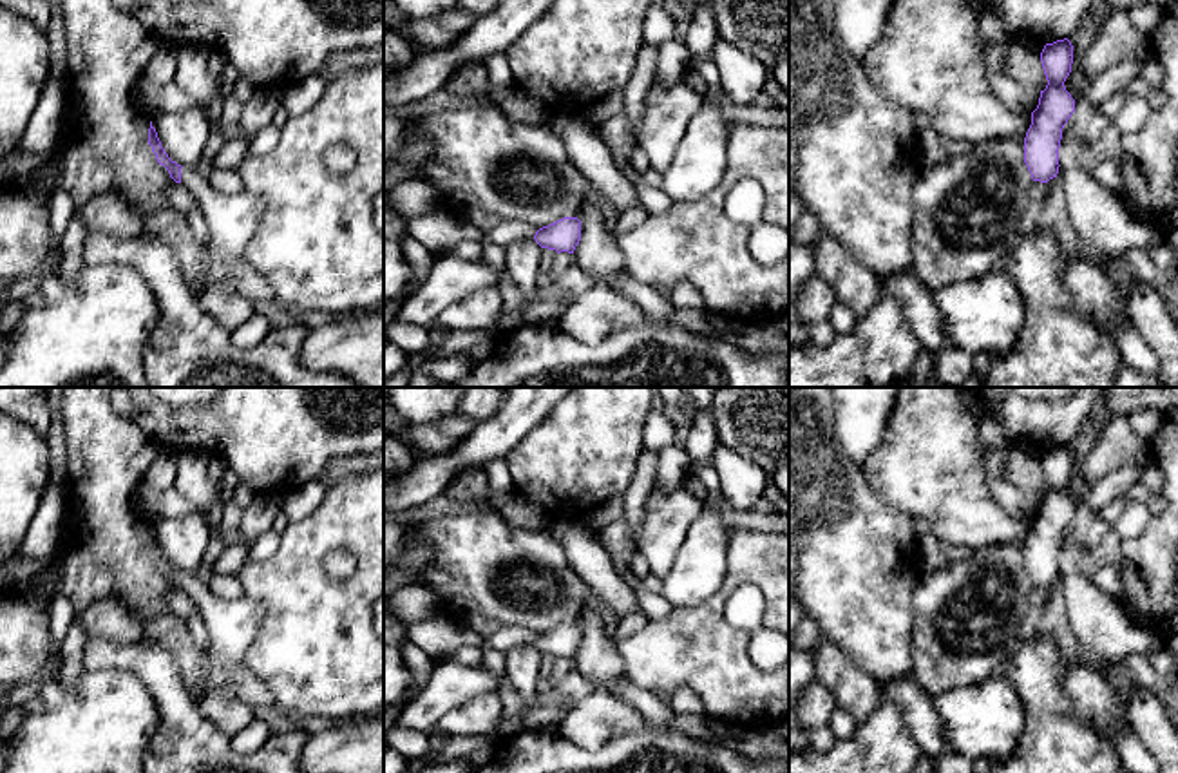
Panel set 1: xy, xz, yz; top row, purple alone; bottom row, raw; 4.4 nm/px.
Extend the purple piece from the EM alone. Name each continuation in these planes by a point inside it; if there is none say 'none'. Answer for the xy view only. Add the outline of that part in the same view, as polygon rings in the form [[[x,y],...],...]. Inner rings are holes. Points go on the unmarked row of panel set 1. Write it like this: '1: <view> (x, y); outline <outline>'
1: xy (232, 625); outline [[[195,572],[181,574],[179,590],[197,606],[208,630],[208,648],[188,690],[201,699],[212,695],[226,701],[239,699],[233,679],[257,635],[264,608],[246,596],[233,601],[217,597]]]

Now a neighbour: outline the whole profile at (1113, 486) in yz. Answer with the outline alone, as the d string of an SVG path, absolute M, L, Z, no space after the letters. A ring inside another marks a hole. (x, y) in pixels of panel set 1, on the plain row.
M1124 465L1102 476L1086 494L1084 503L1100 514L1111 501L1122 498L1140 480L1136 465Z

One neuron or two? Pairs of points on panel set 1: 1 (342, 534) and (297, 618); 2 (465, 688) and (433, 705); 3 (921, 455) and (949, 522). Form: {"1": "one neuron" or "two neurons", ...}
{"1": "one neuron", "2": "one neuron", "3": "one neuron"}

